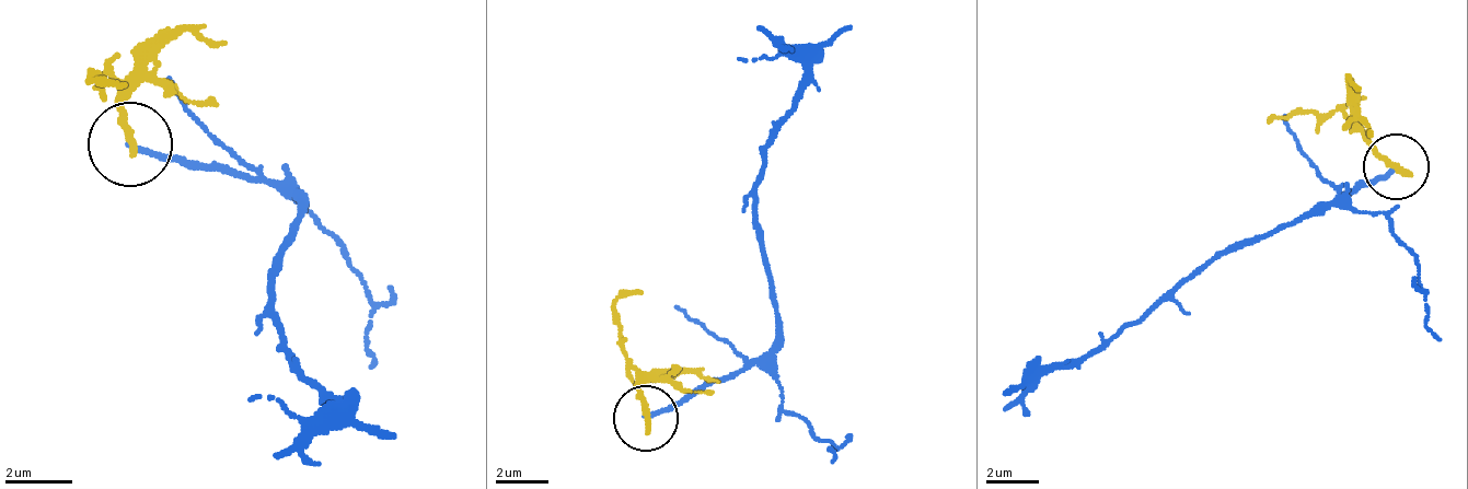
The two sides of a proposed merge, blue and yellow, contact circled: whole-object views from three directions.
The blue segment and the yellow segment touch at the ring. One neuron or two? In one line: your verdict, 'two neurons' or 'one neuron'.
two neurons

